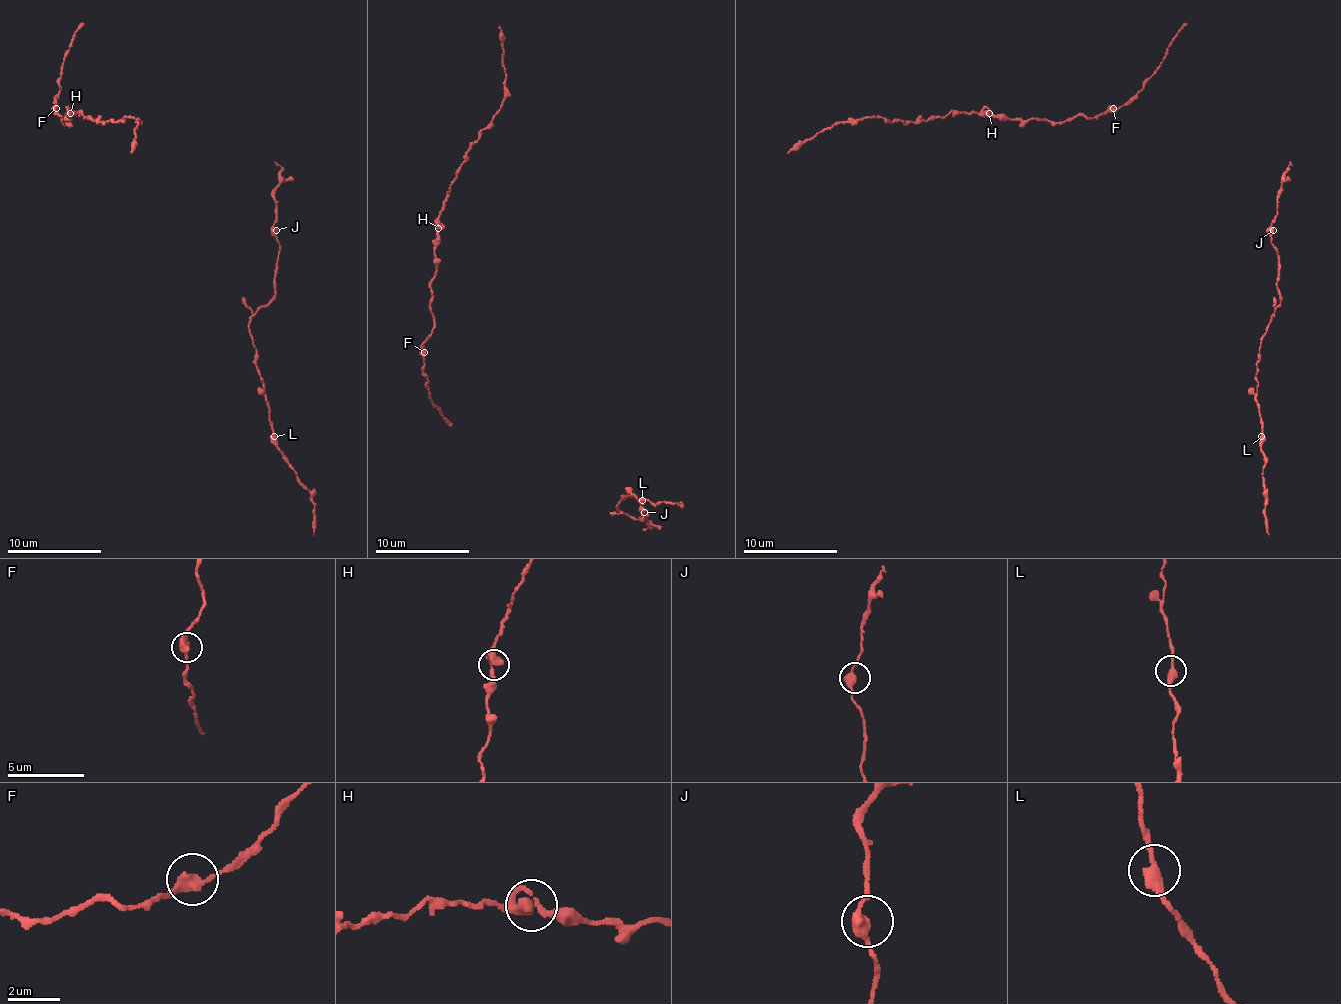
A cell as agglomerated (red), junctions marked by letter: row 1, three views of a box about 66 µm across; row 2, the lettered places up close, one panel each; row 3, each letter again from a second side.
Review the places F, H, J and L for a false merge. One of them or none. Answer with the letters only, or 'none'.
none

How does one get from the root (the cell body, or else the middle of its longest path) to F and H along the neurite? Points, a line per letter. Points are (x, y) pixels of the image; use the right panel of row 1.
F: (1186, 25), (1167, 49), (1160, 68), (1143, 87), (1122, 105), (1113, 108)
H: (1186, 25), (1160, 68), (1118, 108), (1064, 122), (1000, 119), (988, 112)

